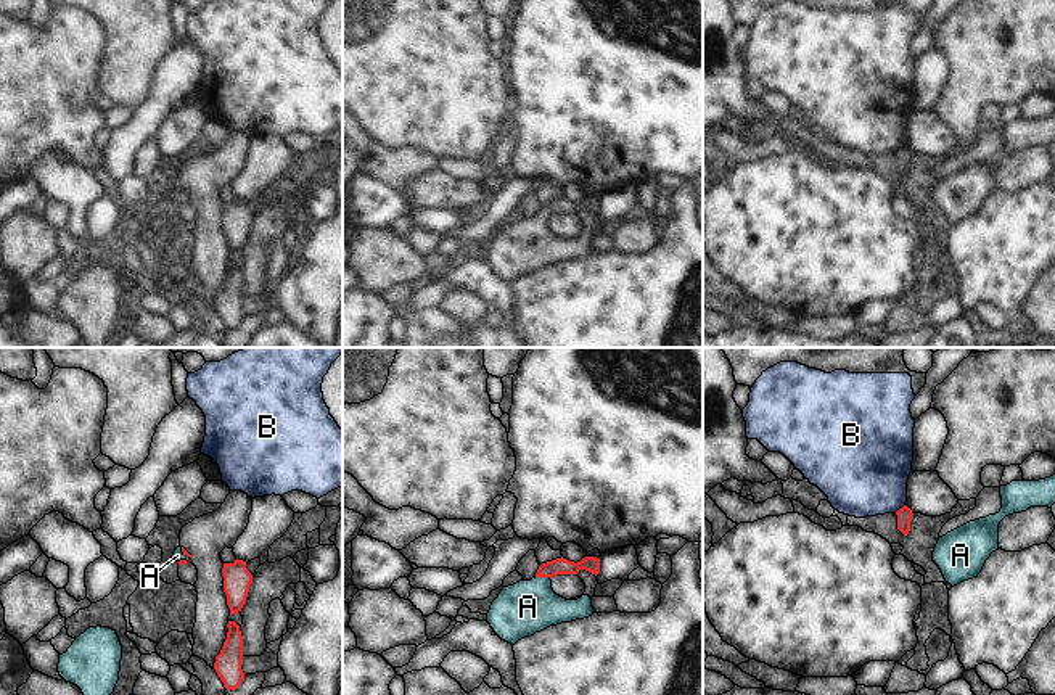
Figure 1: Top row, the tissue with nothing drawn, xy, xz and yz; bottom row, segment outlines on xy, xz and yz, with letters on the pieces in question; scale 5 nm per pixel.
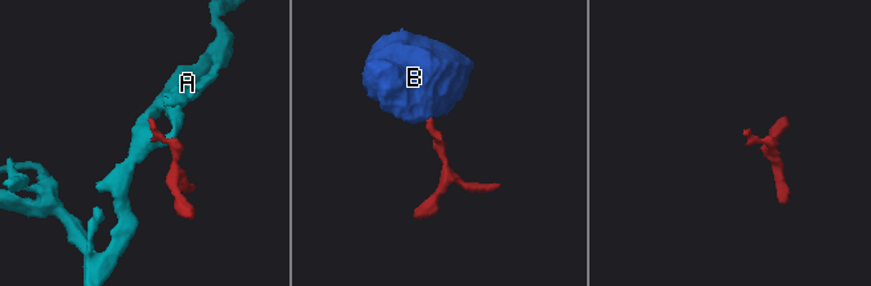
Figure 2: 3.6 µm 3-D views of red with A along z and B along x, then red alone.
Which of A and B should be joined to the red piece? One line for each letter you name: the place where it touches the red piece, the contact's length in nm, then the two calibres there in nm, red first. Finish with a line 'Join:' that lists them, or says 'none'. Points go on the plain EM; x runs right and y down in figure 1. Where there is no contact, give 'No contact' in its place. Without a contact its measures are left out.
A: Touches red at xz (544, 216). Shared border 80 nm. Thickness 80 nm (red) against 260 nm
Join: A

